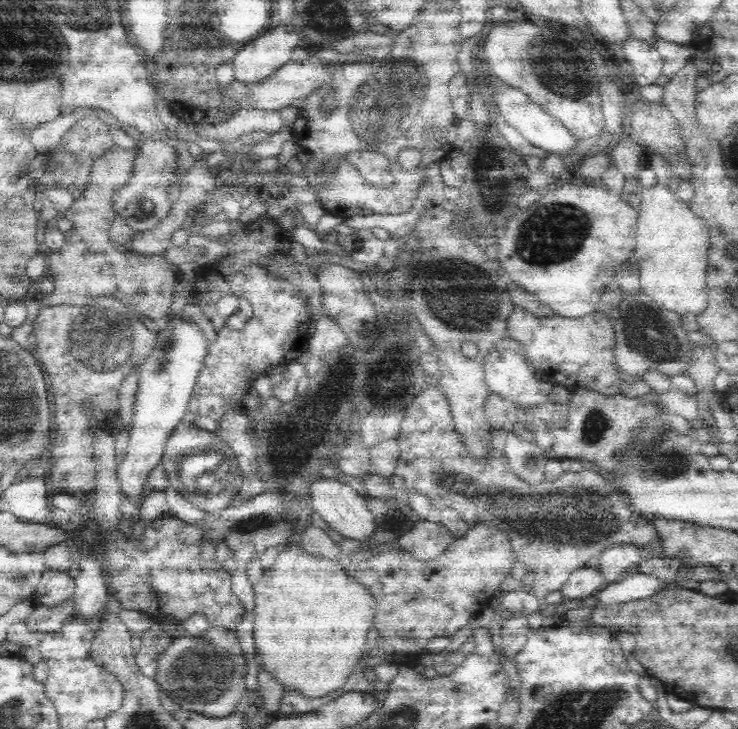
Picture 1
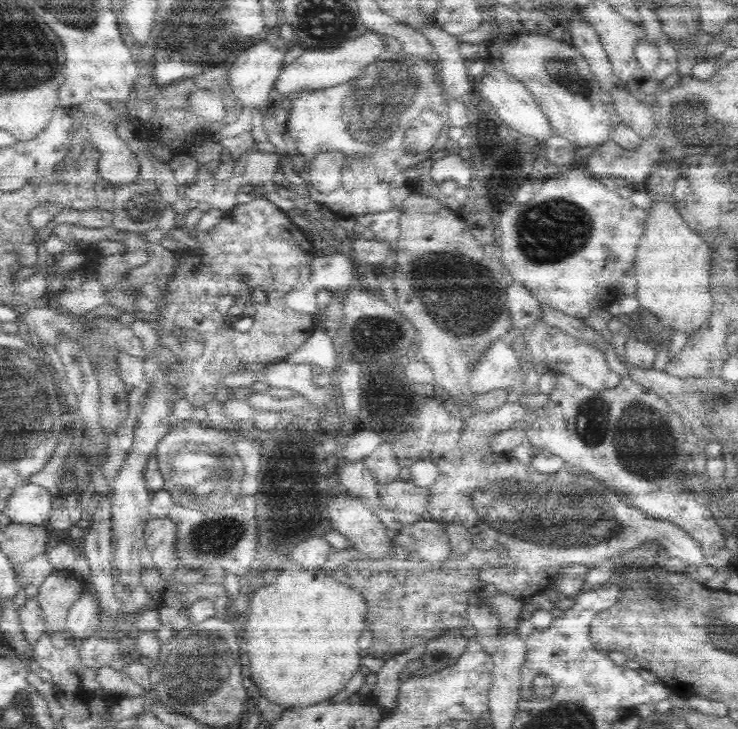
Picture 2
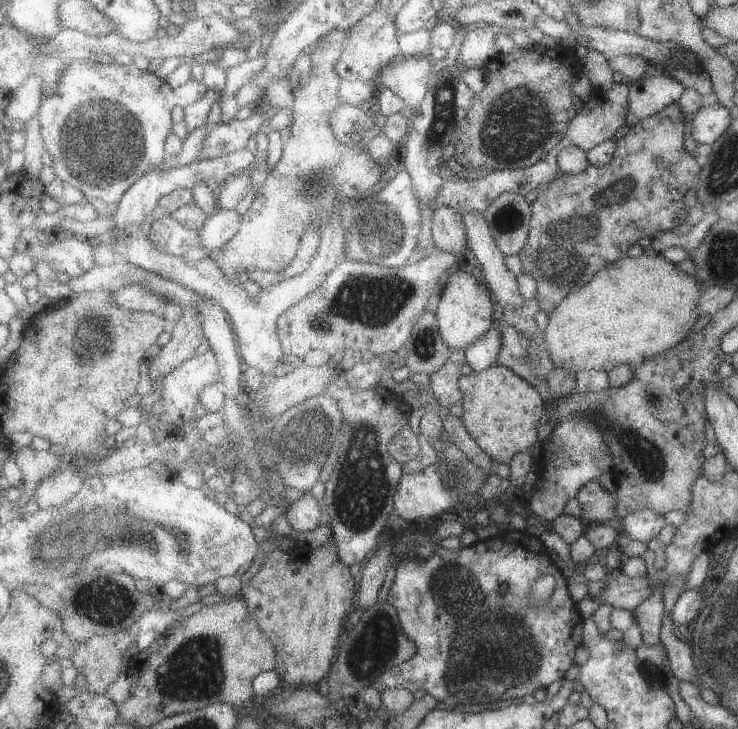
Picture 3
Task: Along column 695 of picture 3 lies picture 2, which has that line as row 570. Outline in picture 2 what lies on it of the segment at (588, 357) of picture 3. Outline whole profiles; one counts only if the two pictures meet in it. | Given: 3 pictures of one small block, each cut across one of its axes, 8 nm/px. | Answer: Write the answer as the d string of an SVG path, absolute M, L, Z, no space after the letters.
M284 568L274 586L266 584L256 590L250 602L250 614L244 626L244 640L250 656L250 676L254 686L260 690L270 704L286 710L310 708L316 704L326 704L338 692L342 692L352 680L354 672L362 666L364 652L360 650L360 636L366 628L366 598L350 586L342 586L334 576L324 576L322 572L304 572L304 568Z

